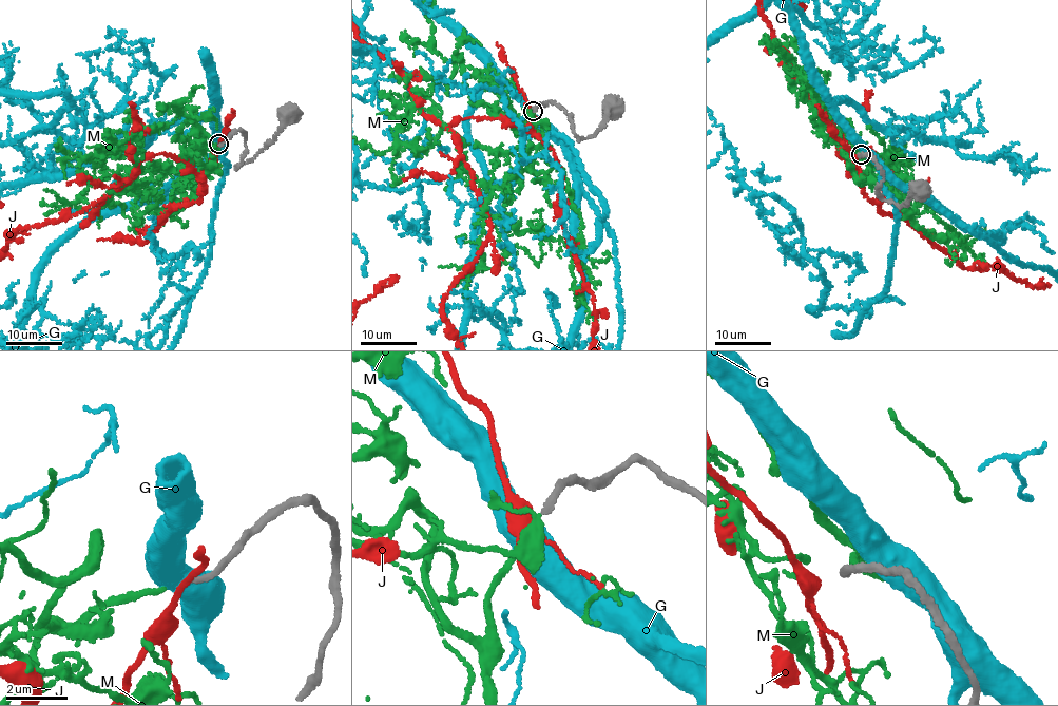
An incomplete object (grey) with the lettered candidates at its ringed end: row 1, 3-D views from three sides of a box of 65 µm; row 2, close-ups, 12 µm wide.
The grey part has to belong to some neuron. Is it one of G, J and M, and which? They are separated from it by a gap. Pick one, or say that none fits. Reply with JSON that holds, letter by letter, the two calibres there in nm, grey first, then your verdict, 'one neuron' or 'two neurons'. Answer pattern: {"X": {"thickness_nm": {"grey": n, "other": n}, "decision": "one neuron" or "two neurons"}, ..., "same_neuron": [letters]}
{"G": {"thickness_nm": {"grey": 180, "other": 750}, "decision": "two neurons"}, "J": {"thickness_nm": {"grey": 180, "other": 360}, "decision": "two neurons"}, "M": {"thickness_nm": {"grey": 180, "other": 170}, "decision": "one neuron"}, "same_neuron": ["M"]}

